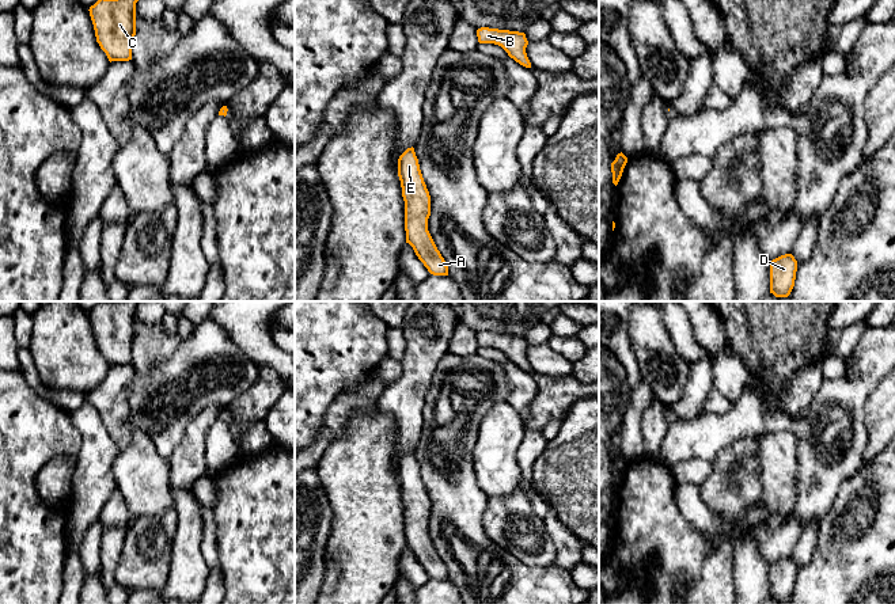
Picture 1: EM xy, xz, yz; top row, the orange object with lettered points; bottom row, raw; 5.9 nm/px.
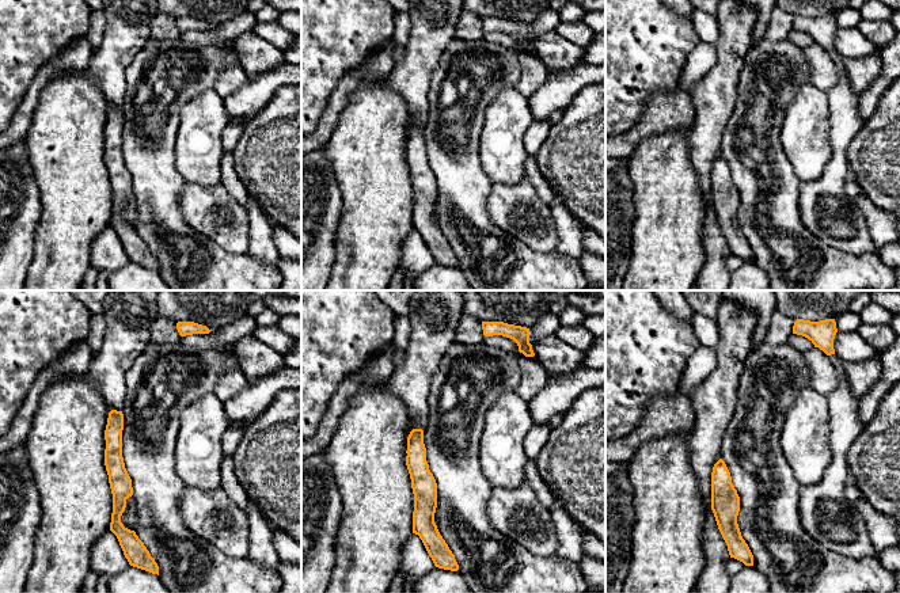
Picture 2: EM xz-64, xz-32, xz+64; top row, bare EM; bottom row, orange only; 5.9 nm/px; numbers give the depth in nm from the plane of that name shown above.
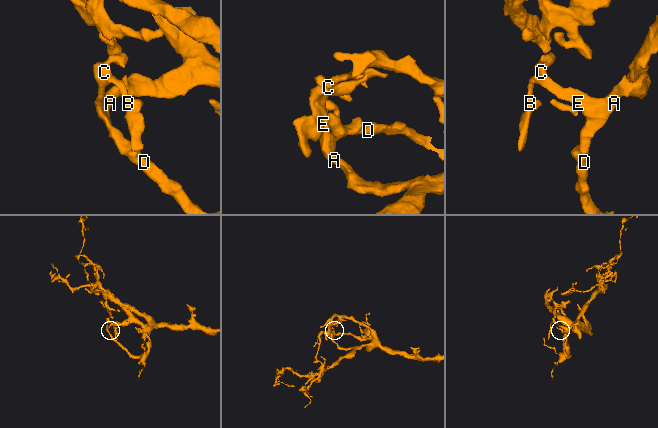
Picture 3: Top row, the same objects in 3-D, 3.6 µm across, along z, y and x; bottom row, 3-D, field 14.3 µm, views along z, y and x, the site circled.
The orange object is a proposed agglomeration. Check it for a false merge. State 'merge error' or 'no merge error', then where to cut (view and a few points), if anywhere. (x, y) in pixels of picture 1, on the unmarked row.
no merge error; no cut

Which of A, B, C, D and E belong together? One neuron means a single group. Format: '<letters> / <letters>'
A B C D E

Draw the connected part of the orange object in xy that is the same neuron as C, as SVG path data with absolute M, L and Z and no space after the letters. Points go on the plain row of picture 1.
M101 301L90 311L96 346L109 365L132 364L136 339L136 307L141 301Z

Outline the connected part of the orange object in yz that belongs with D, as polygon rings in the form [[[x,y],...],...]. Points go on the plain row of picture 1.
[[[792,558],[781,559],[770,566],[770,597],[788,601],[794,590],[797,565]]]

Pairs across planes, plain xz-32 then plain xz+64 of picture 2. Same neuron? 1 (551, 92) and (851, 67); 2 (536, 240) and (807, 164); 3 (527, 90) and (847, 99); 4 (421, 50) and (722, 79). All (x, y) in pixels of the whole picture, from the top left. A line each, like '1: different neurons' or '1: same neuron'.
1: same neuron
2: different neurons
3: different neurons
4: same neuron

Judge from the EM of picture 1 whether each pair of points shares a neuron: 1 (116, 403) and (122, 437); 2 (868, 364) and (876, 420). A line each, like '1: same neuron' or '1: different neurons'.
1: same neuron
2: different neurons

